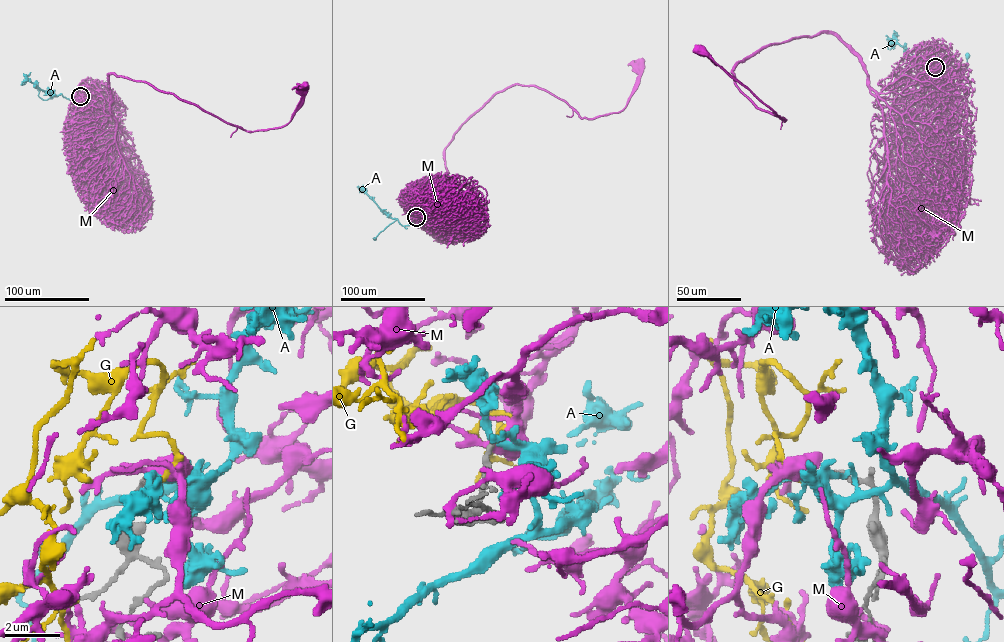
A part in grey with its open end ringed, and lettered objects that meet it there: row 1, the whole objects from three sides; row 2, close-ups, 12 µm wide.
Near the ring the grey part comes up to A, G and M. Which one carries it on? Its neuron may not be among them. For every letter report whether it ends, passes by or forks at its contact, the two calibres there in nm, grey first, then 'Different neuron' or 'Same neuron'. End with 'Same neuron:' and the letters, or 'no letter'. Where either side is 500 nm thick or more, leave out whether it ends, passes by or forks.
A: It forks there. Thickness 200 nm (grey) against 200 nm. Different neuron
G: It ends there. Thickness 200 nm (grey) against 170 nm. Same neuron
M: It forks there. Thickness 240 nm (grey) against 360 nm. Different neuron
Same neuron: G

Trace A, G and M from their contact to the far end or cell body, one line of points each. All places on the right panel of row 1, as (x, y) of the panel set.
A: (935, 67), (945, 72), (948, 70), (937, 63), (958, 72), (967, 67), (968, 56)
G: (935, 67), (931, 62), (930, 71), (937, 84)
M: (935, 67), (906, 91), (877, 93), (830, 33), (769, 43), (734, 67), (734, 83), (784, 121), (700, 49)

